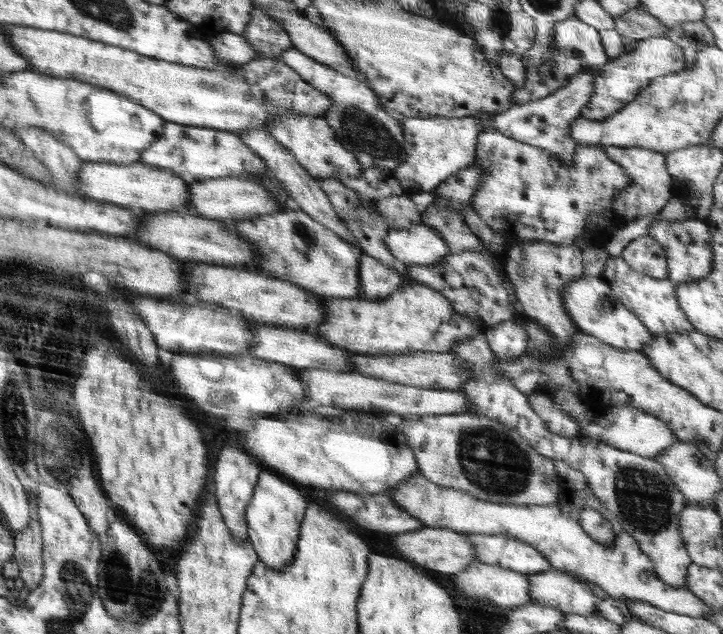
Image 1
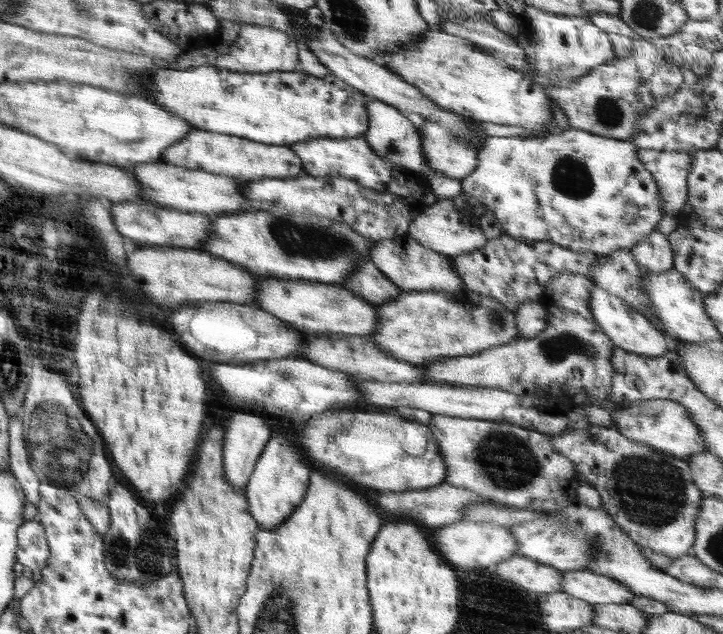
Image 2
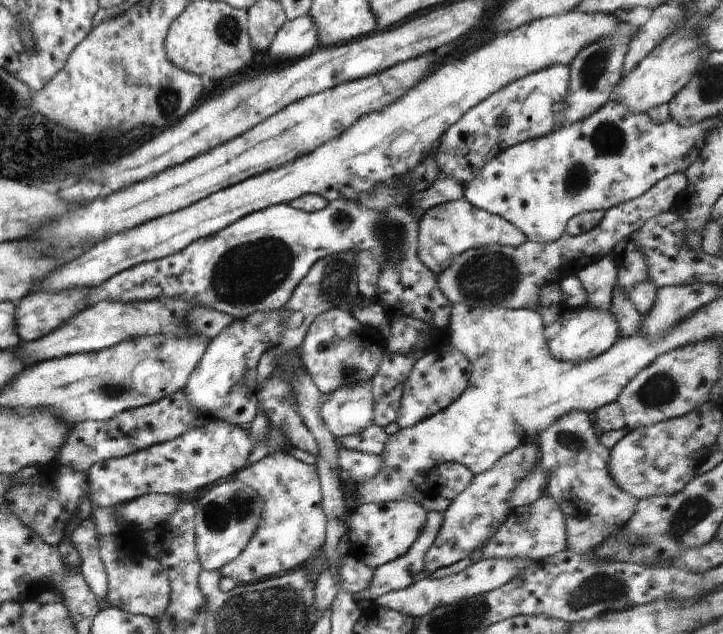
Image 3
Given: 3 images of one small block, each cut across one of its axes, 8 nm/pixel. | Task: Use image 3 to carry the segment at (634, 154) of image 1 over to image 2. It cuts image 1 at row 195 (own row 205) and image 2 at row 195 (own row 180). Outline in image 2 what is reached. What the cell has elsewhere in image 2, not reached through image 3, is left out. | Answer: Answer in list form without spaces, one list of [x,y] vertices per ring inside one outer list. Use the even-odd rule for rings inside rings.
[[[637,150],[638,160],[653,174],[666,217],[681,217],[687,198],[687,176],[695,150]]]

